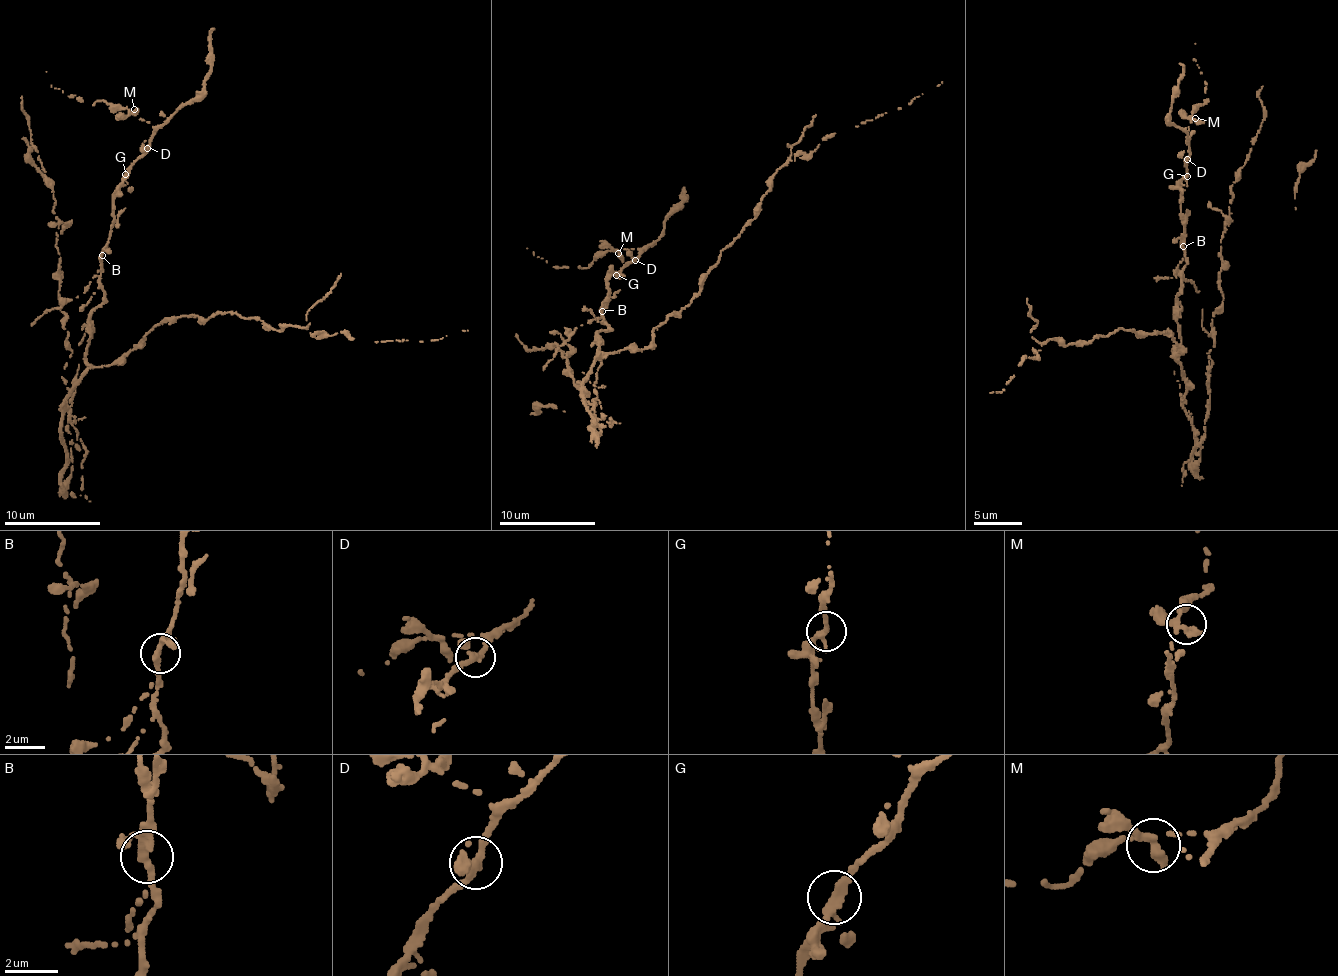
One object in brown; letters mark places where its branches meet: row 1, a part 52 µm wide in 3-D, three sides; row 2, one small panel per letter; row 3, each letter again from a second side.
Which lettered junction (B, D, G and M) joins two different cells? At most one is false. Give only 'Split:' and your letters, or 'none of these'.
Split: B

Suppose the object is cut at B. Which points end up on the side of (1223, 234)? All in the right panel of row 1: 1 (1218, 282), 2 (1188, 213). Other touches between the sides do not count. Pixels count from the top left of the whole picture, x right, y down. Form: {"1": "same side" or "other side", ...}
{"1": "same side", "2": "other side"}

